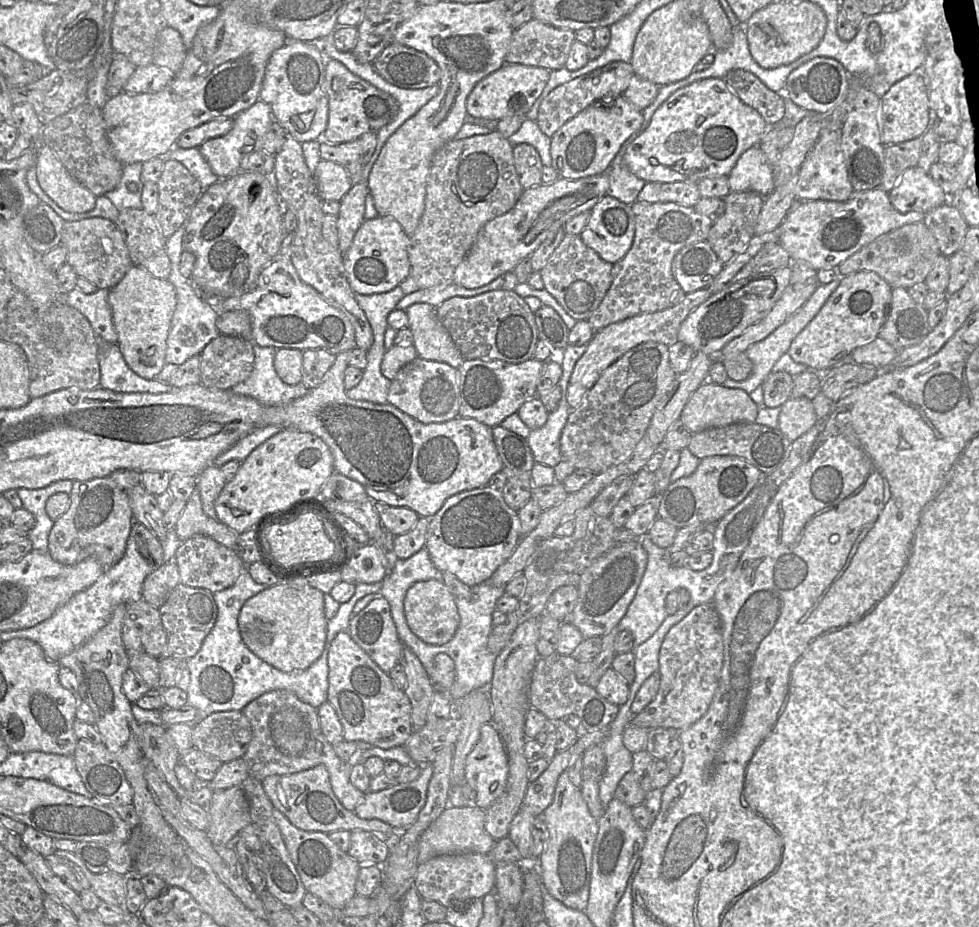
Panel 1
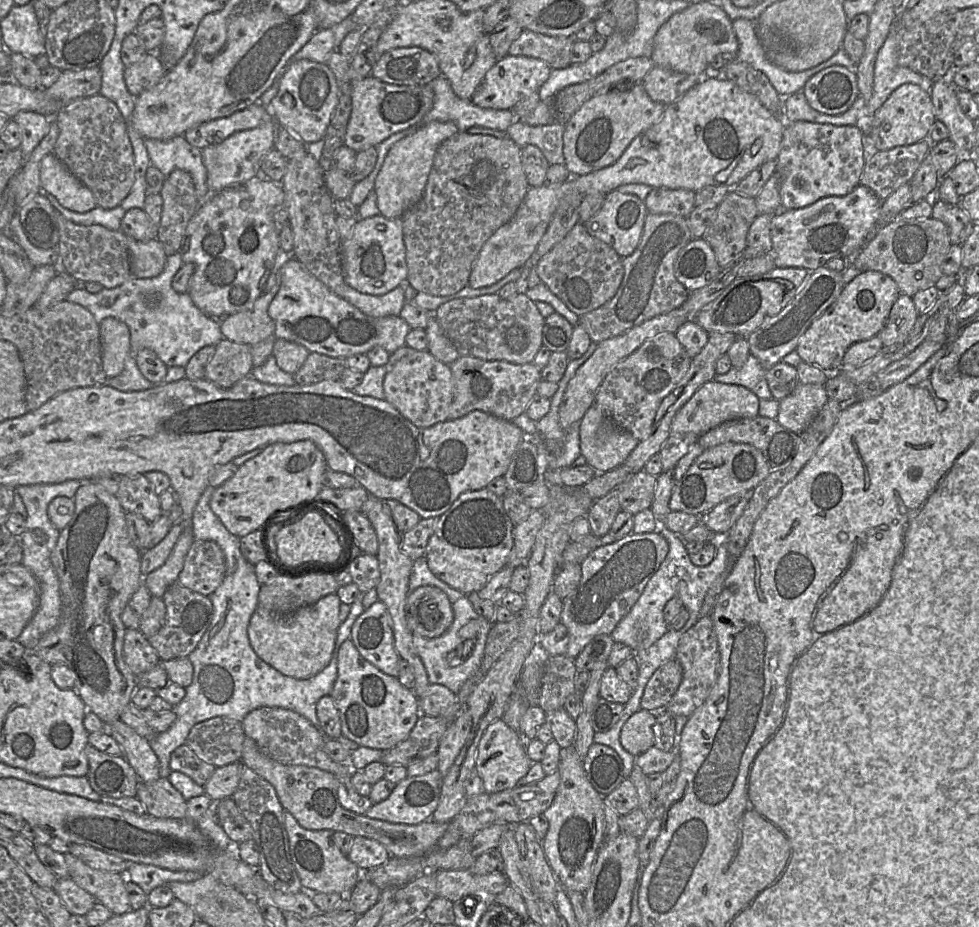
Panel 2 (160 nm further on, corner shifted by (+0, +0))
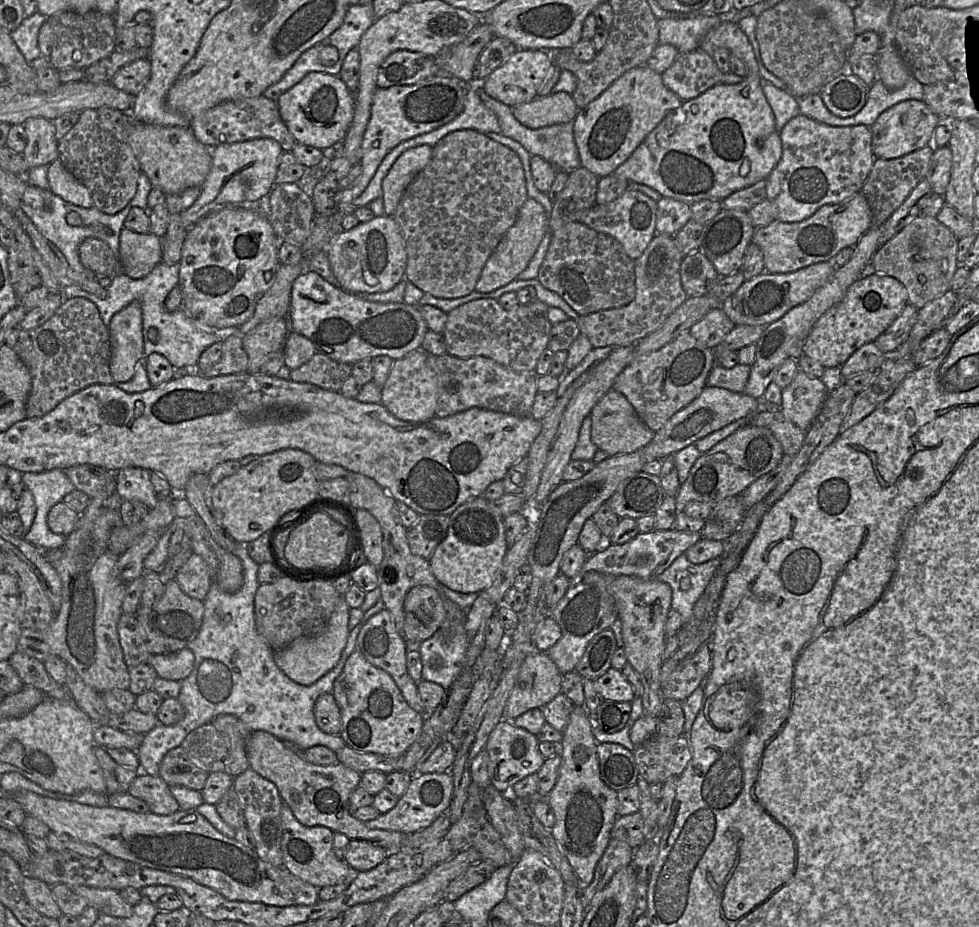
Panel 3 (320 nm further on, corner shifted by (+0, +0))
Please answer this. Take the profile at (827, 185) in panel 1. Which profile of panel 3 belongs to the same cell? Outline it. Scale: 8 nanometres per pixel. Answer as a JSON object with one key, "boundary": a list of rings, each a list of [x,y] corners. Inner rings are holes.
{"boundary":[[[799,114],[792,118],[780,131],[780,138],[782,142],[782,157],[766,179],[766,198],[774,204],[776,208],[776,219],[781,222],[800,222],[813,215],[824,205],[838,204],[860,193],[876,159],[872,151],[871,128],[864,125],[847,127],[829,126]]]}

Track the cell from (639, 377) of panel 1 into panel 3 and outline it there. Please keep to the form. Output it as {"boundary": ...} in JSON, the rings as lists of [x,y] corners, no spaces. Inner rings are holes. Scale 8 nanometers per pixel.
{"boundary":[[[684,331],[657,351],[634,356],[617,376],[612,389],[623,394],[641,421],[656,433],[673,414],[689,405],[702,392],[715,365],[713,349],[697,341],[689,331]]]}

